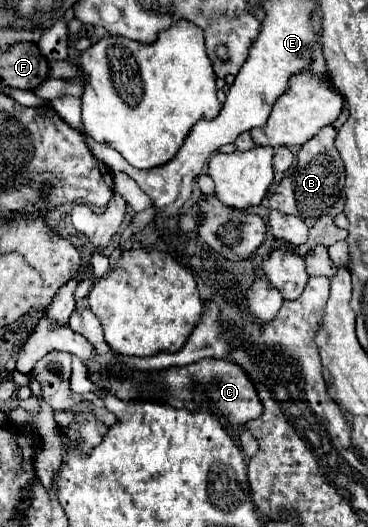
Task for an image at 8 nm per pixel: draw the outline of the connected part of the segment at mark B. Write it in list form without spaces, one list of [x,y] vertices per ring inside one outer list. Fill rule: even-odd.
[[[343,108],[341,116],[333,124],[325,126],[311,140],[307,140],[299,148],[297,162],[289,168],[287,176],[283,176],[283,180],[273,186],[273,192],[269,194],[269,206],[273,210],[301,216],[301,220],[307,224],[309,240],[297,246],[299,254],[303,256],[317,244],[331,246],[339,240],[345,240],[349,234],[347,230],[339,230],[335,226],[335,216],[343,212],[343,204],[345,204],[345,190],[343,190],[345,188],[345,166],[333,142],[335,142],[339,128],[345,124],[345,120],[347,120],[347,108]]]

